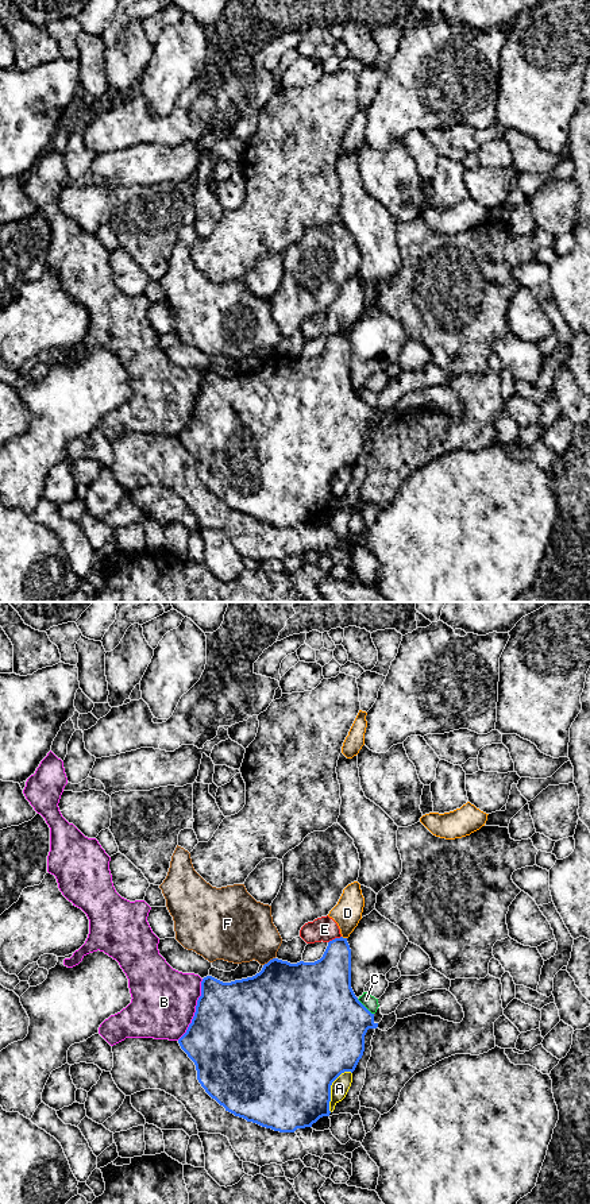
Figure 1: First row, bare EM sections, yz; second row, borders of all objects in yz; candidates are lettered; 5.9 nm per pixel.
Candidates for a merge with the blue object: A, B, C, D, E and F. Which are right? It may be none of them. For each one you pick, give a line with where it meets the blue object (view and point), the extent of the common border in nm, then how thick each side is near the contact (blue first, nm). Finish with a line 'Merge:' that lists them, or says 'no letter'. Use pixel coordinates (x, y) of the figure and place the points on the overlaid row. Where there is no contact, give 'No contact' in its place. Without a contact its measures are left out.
Merge: no letter

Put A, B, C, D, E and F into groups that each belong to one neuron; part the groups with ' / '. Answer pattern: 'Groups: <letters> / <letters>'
Groups: A / B / C / D E / F

